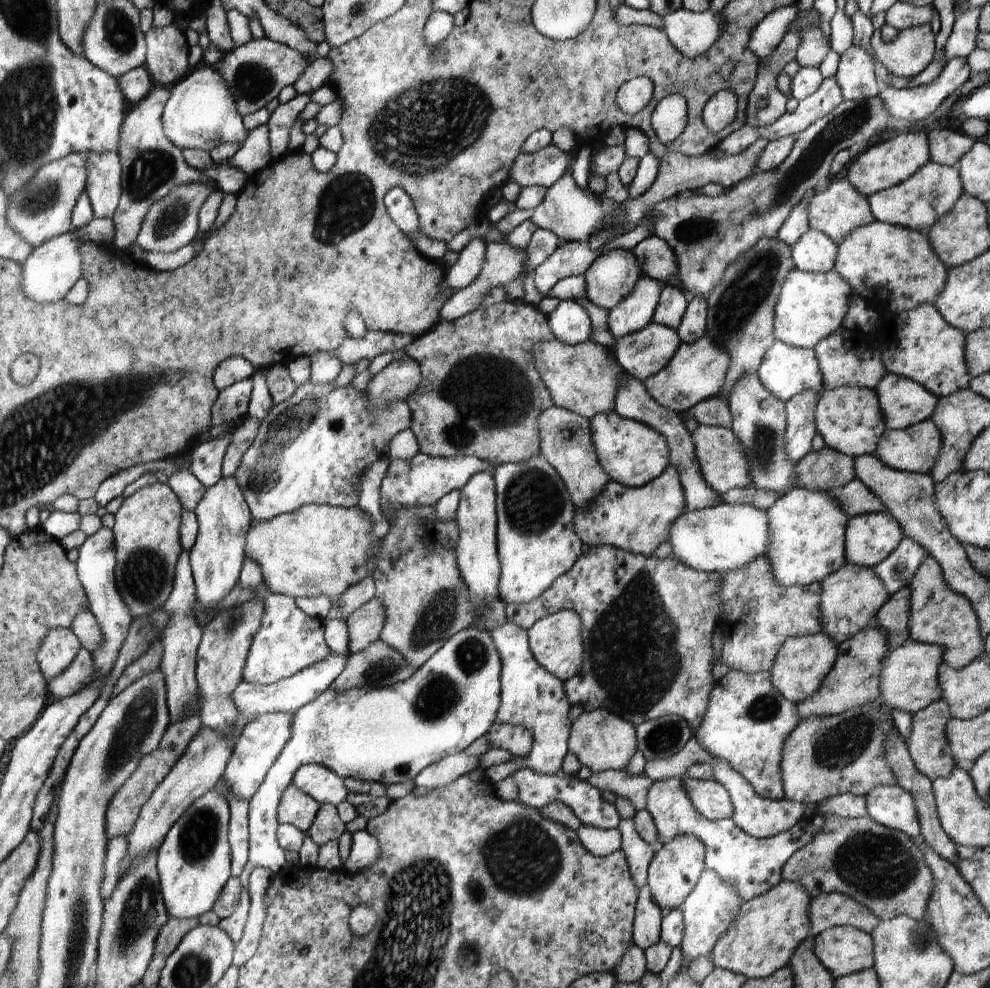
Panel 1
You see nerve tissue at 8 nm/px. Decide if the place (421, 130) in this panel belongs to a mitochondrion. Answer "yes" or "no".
yes

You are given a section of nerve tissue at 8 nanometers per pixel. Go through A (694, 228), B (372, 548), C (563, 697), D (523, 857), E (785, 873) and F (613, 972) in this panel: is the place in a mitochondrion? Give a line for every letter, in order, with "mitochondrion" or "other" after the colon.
A: mitochondrion
B: other
C: other
D: mitochondrion
E: other
F: other

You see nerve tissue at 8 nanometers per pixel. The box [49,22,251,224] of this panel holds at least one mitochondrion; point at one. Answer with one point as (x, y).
(153, 169)

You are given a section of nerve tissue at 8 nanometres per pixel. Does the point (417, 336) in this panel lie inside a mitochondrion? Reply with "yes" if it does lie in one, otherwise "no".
no

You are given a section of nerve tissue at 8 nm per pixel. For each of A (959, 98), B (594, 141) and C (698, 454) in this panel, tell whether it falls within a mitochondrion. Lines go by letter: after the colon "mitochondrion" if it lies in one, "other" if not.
A: other
B: other
C: other

